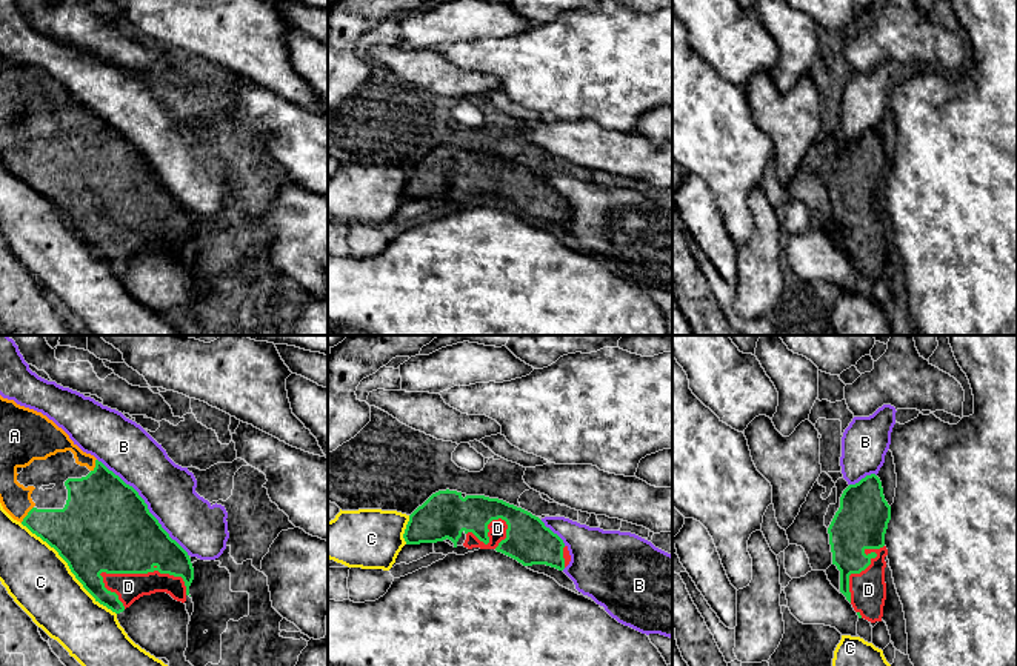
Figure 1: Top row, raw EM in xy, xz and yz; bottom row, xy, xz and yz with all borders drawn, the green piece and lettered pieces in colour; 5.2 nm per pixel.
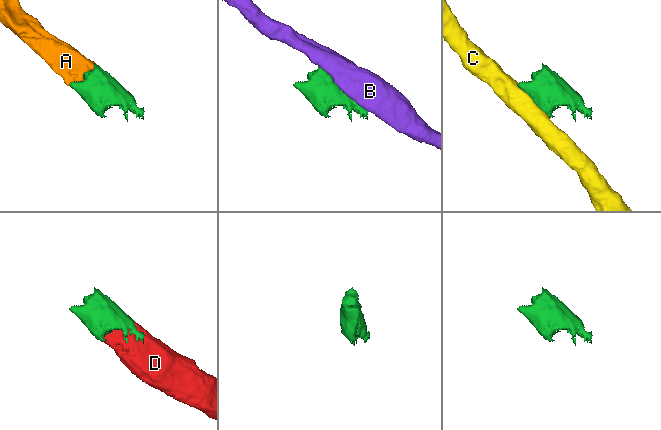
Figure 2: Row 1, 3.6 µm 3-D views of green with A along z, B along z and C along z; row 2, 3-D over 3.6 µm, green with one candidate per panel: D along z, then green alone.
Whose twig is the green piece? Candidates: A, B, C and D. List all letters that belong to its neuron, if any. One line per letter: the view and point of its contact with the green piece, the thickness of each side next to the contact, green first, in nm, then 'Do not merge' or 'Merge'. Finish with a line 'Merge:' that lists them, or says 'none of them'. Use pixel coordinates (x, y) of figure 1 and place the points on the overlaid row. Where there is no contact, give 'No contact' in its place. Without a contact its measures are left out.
A: Touches green at xy (28, 514). Thickness 260 nm (green) against 160 nm. Merge
B: Touches green at xy (146, 505). Thickness 480 nm (green) against 280 nm. Do not merge
C: Touches green at xy (70, 568). Thickness 440 nm (green) against 340 nm. Do not merge
D: Touches green at xy (148, 571). Thickness 420 nm (green) against 140 nm. Merge
Merge: A, D

